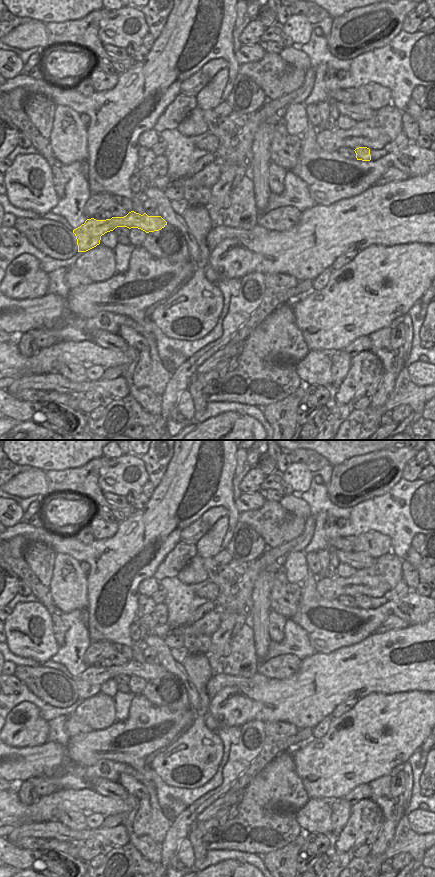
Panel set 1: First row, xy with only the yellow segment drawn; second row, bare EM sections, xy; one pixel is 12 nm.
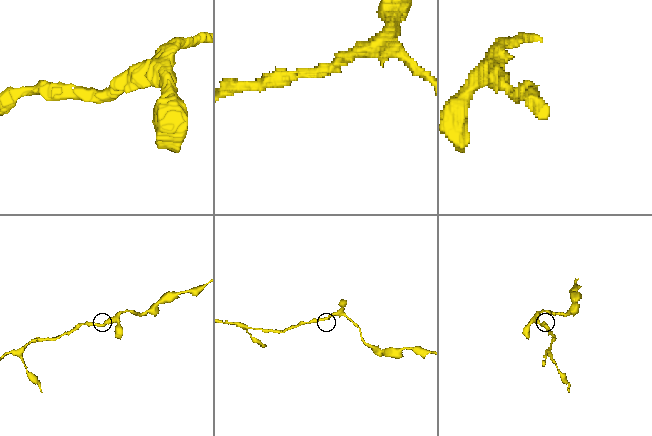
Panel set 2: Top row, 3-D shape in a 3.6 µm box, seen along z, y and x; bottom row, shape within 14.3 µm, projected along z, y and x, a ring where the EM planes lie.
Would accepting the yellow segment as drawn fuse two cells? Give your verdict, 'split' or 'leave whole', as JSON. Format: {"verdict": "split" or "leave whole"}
{"verdict": "leave whole"}

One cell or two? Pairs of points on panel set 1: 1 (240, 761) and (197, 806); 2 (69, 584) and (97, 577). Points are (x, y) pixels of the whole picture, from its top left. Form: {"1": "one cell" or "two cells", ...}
{"1": "one cell", "2": "two cells"}

